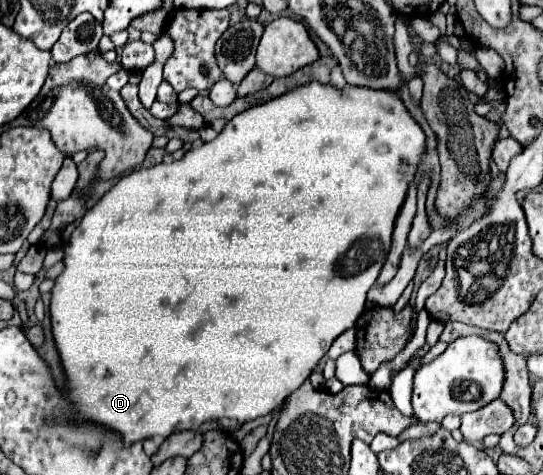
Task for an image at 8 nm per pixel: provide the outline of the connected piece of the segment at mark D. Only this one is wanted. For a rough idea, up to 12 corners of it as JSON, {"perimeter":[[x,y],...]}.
{"perimeter":[[311,81],[63,247],[77,419],[277,409],[355,327],[425,133]]}

